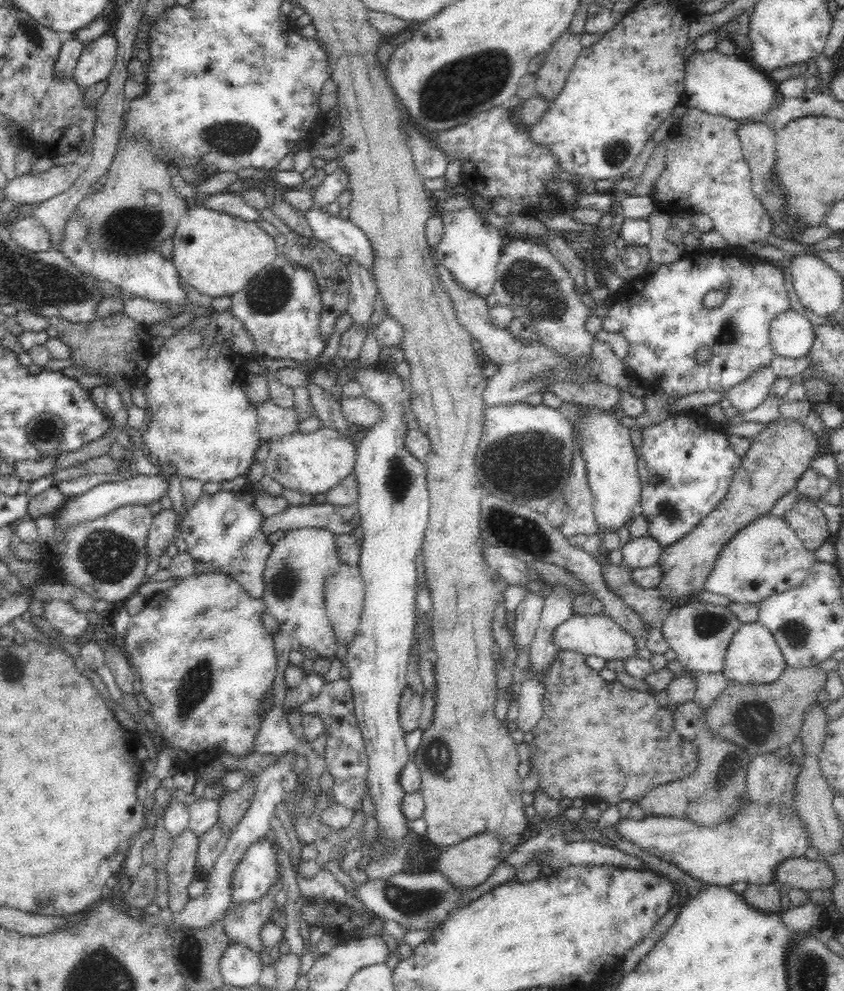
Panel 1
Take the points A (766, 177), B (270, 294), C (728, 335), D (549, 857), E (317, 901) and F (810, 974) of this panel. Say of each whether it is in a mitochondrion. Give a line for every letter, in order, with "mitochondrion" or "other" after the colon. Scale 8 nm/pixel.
A: mitochondrion
B: mitochondrion
C: mitochondrion
D: mitochondrion
E: other
F: mitochondrion

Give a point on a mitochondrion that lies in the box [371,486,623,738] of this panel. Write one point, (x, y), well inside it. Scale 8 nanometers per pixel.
(517, 531)

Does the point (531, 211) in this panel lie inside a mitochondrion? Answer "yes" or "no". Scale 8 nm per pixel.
no

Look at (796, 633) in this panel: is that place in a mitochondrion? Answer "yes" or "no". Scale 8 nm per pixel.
yes

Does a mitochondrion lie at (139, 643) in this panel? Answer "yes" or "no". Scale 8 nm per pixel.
no

